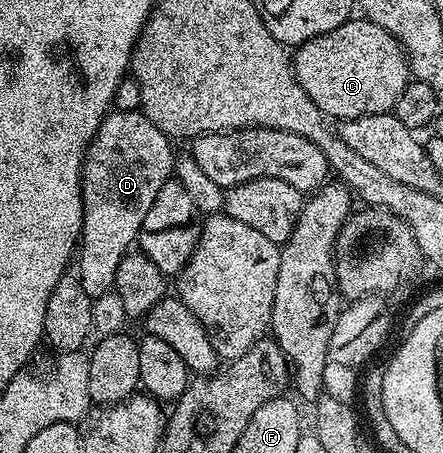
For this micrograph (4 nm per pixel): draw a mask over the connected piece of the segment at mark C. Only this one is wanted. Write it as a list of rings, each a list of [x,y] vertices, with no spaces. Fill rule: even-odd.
[[[353,16],[338,28],[295,47],[291,64],[298,84],[306,88],[306,96],[332,120],[395,111],[398,96],[410,81],[408,60],[400,41],[363,16]]]

